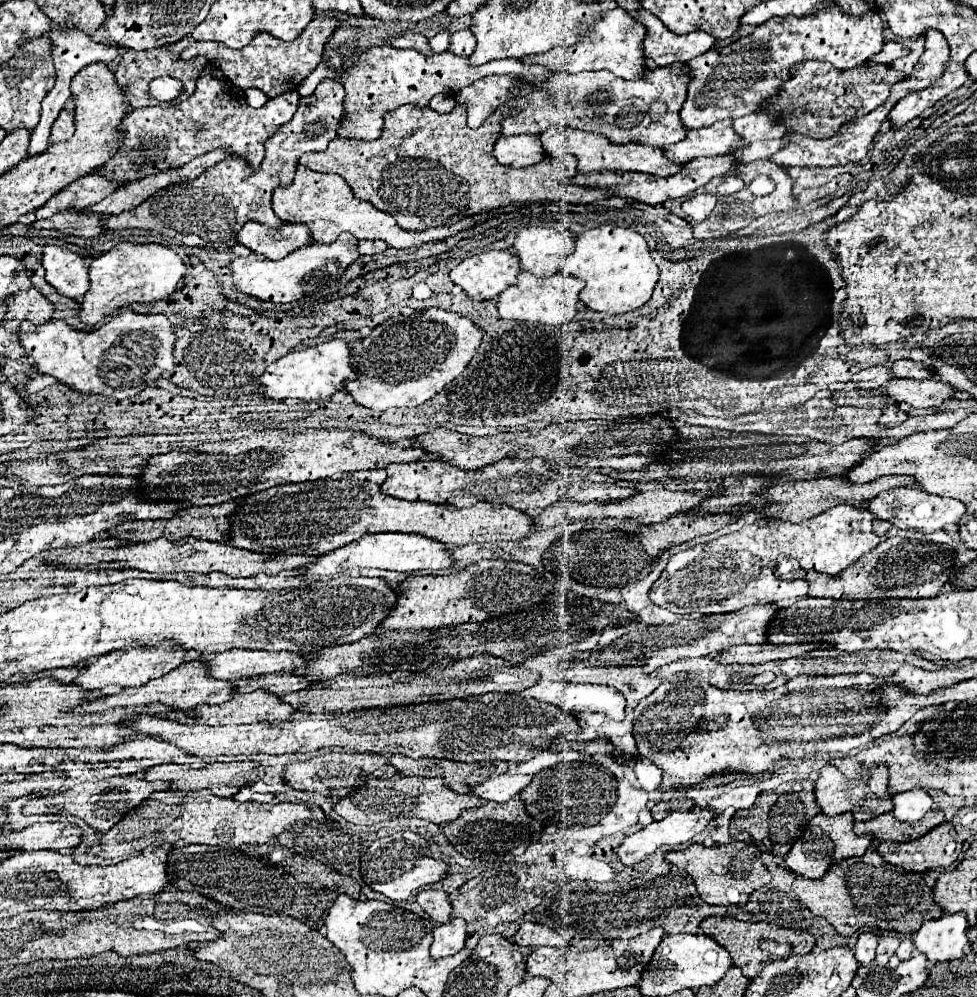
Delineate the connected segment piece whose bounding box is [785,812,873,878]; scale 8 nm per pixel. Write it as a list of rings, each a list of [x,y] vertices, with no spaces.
[[[845,812],[845,814],[837,814],[837,816],[827,816],[827,814],[817,814],[813,816],[803,834],[797,838],[797,842],[793,844],[793,848],[787,852],[785,856],[785,868],[789,868],[795,874],[801,874],[805,878],[821,878],[821,874],[825,874],[825,870],[833,864],[839,862],[843,858],[851,858],[851,856],[863,856],[865,850],[873,844],[873,836],[865,834],[865,836],[857,836],[853,832],[853,814]]]

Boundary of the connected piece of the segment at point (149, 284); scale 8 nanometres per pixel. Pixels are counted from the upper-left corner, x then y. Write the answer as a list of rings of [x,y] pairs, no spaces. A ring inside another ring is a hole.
[[[119,242],[109,252],[103,252],[91,260],[89,264],[91,286],[83,296],[79,318],[83,324],[93,326],[127,304],[161,300],[177,290],[185,270],[187,270],[185,262],[167,246]]]

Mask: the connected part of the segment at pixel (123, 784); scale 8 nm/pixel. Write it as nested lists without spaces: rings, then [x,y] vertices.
[[[137,774],[129,776],[111,776],[99,782],[83,782],[73,786],[71,790],[63,794],[49,794],[49,796],[37,796],[29,800],[29,814],[71,814],[79,816],[87,824],[91,824],[99,832],[111,830],[127,812],[137,808],[141,800],[149,798],[157,790],[169,790],[171,782],[149,782],[139,778]]]

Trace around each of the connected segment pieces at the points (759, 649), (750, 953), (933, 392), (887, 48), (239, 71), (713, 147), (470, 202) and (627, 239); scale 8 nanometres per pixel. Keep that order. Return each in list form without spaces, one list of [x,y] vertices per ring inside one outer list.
[[[741,644],[733,646],[729,650],[723,650],[719,654],[719,662],[723,664],[763,664],[769,660],[783,660],[793,656],[803,656],[815,648],[821,648],[825,644]]]
[[[709,916],[701,922],[701,932],[709,938],[717,940],[733,958],[733,964],[739,966],[745,974],[745,978],[755,978],[769,962],[787,958],[793,954],[807,954],[815,946],[815,938],[811,938],[807,932],[781,932],[781,928],[771,926],[767,922],[743,922],[735,918],[721,918],[721,916]]]
[[[891,378],[887,386],[883,386],[881,390],[885,392],[885,396],[893,398],[897,404],[905,402],[915,408],[939,406],[941,402],[953,398],[953,390],[949,390],[949,386],[933,378],[925,378],[925,380]]]
[[[885,42],[883,50],[879,54],[873,54],[869,60],[877,62],[877,64],[891,64],[893,60],[897,60],[897,58],[901,58],[905,54],[909,54],[909,48],[905,44],[901,44],[901,42]]]
[[[319,16],[313,18],[301,32],[301,36],[291,42],[277,40],[269,32],[259,32],[245,48],[239,50],[231,50],[221,42],[193,42],[193,46],[187,46],[181,52],[181,58],[191,60],[193,56],[205,56],[207,62],[221,68],[237,88],[241,90],[257,88],[265,92],[267,98],[275,98],[289,90],[295,90],[317,68],[317,64],[321,62],[321,46],[327,42],[333,30],[337,30],[337,26],[339,26],[337,18]]]
[[[721,120],[721,122],[715,122],[713,126],[707,126],[707,128],[689,130],[685,140],[665,148],[665,156],[675,162],[685,164],[685,162],[699,158],[699,156],[729,154],[729,152],[739,150],[743,146],[747,146],[747,144],[733,130],[731,120]]]
[[[455,104],[455,108],[449,112],[449,114],[439,114],[431,108],[427,110],[417,110],[415,106],[399,106],[391,112],[385,114],[385,130],[383,130],[383,136],[373,140],[373,142],[349,142],[345,138],[335,138],[329,142],[327,150],[323,152],[309,152],[309,154],[303,154],[301,156],[301,164],[315,170],[315,172],[335,172],[339,176],[343,176],[343,180],[351,186],[351,190],[355,192],[357,198],[361,200],[367,200],[371,202],[377,210],[381,212],[387,212],[391,214],[393,218],[397,218],[397,212],[399,214],[405,214],[405,198],[417,198],[417,232],[419,230],[425,230],[425,228],[431,228],[431,226],[451,226],[463,218],[469,218],[469,216],[475,216],[475,214],[487,214],[491,210],[503,210],[505,206],[511,206],[511,204],[533,204],[533,202],[571,202],[571,204],[591,204],[591,202],[599,202],[599,200],[607,200],[607,198],[613,198],[615,194],[611,194],[609,190],[599,190],[599,188],[593,188],[593,186],[577,186],[577,184],[571,184],[571,186],[565,186],[563,180],[567,178],[575,178],[577,176],[577,158],[575,156],[545,156],[541,162],[533,164],[531,168],[507,168],[503,164],[497,162],[497,158],[493,156],[493,146],[497,142],[497,138],[501,136],[501,122],[502,111],[514,111],[508,106],[502,106],[491,115],[491,118],[487,118],[483,122],[483,126],[479,126],[477,130],[471,130],[467,124],[465,124],[465,104]]]
[[[611,224],[585,230],[581,236],[577,236],[575,252],[567,256],[565,264],[561,266],[561,272],[585,280],[585,288],[579,294],[581,302],[591,310],[605,312],[605,314],[623,314],[623,312],[631,312],[631,310],[641,308],[651,298],[653,288],[659,280],[659,268],[655,266],[655,262],[651,258],[651,252],[647,248],[645,238],[631,228],[611,226]]]

